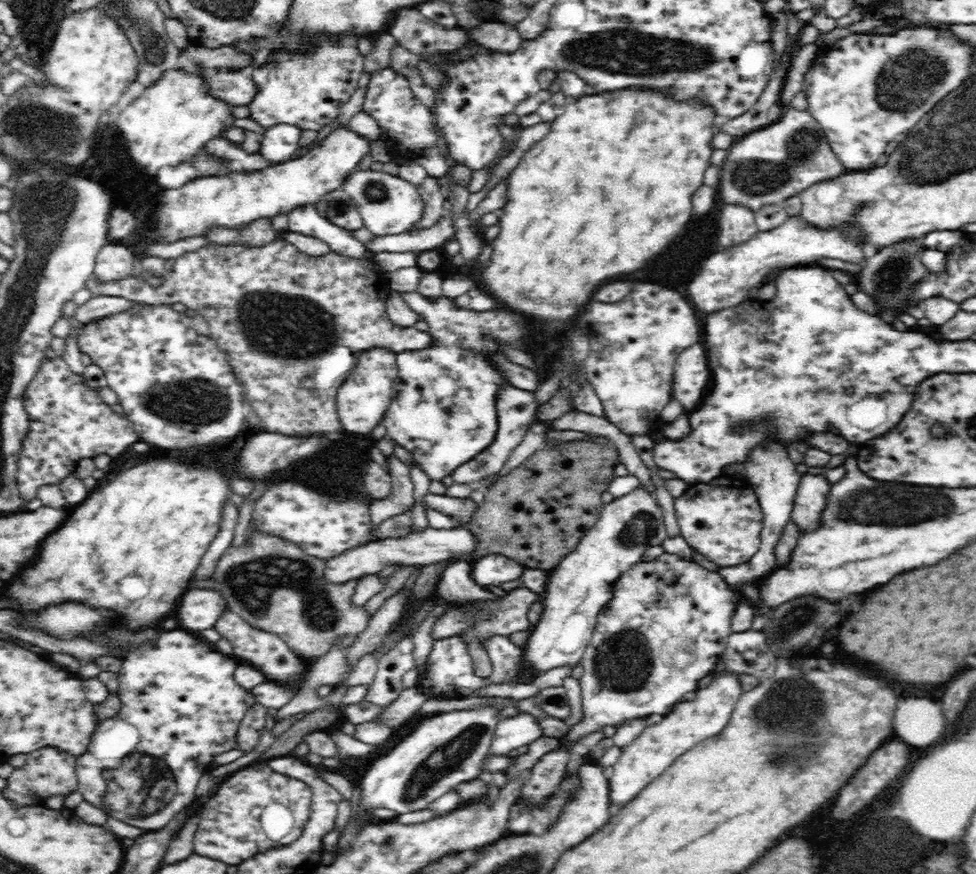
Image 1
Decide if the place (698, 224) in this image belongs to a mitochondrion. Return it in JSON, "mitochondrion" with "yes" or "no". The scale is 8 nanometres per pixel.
{"mitochondrion":"no"}

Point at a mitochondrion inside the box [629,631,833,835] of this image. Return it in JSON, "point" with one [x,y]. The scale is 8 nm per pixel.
{"point":[781,707]}

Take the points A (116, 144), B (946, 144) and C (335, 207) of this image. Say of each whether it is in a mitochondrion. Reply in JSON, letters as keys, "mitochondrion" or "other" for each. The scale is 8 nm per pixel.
{"A":"other","B":"mitochondrion","C":"mitochondrion"}

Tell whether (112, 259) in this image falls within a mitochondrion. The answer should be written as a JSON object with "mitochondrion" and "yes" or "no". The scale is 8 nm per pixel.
{"mitochondrion":"no"}

